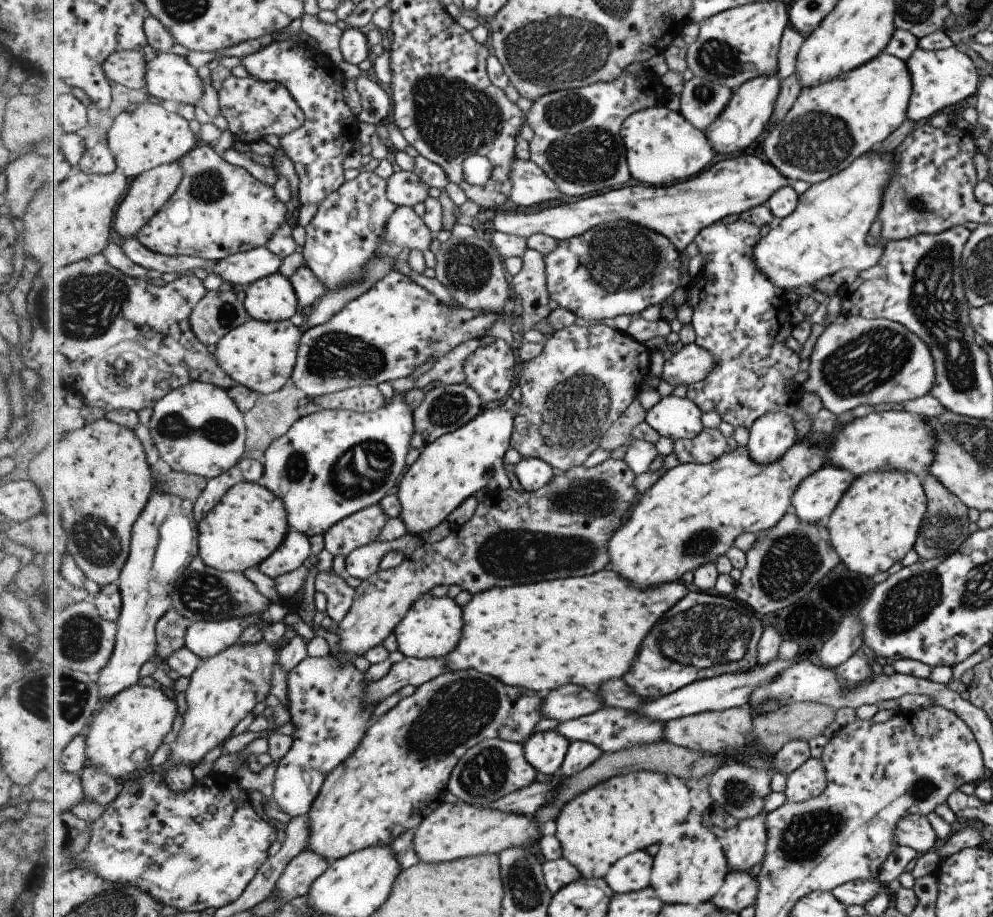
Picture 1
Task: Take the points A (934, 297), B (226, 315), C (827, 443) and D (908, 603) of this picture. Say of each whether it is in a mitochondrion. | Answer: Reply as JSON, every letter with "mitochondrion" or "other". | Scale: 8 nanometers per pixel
{"A":"mitochondrion","B":"mitochondrion","C":"other","D":"mitochondrion"}

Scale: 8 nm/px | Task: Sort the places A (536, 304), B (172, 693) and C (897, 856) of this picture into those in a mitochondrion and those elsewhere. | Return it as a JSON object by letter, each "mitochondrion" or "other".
{"A":"other","B":"other","C":"other"}

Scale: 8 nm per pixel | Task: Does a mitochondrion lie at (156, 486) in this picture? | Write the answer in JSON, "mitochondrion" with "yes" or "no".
{"mitochondrion":"no"}

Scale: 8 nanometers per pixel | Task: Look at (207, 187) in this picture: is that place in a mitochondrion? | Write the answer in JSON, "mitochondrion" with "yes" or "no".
{"mitochondrion":"yes"}

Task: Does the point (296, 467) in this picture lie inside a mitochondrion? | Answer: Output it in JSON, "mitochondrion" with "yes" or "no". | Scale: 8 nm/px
{"mitochondrion":"yes"}

